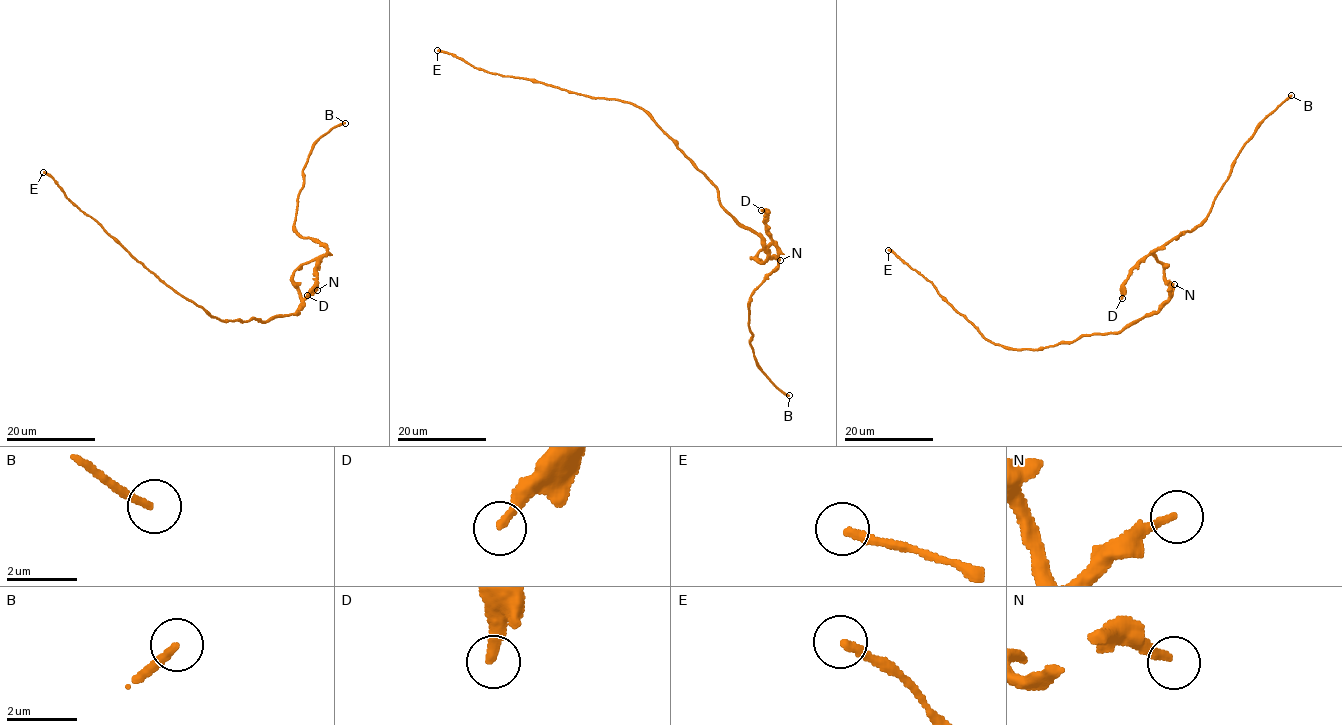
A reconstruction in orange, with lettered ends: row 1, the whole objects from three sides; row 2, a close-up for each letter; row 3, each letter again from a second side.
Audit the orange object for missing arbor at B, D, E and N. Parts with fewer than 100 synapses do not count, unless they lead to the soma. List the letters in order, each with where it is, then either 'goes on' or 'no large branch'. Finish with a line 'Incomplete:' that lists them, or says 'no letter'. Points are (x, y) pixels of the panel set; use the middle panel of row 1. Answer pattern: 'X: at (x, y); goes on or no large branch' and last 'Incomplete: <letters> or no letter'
B: at (789, 395); goes on
D: at (761, 210); no large branch
E: at (437, 50); no large branch
N: at (780, 260); no large branch
Incomplete: B

